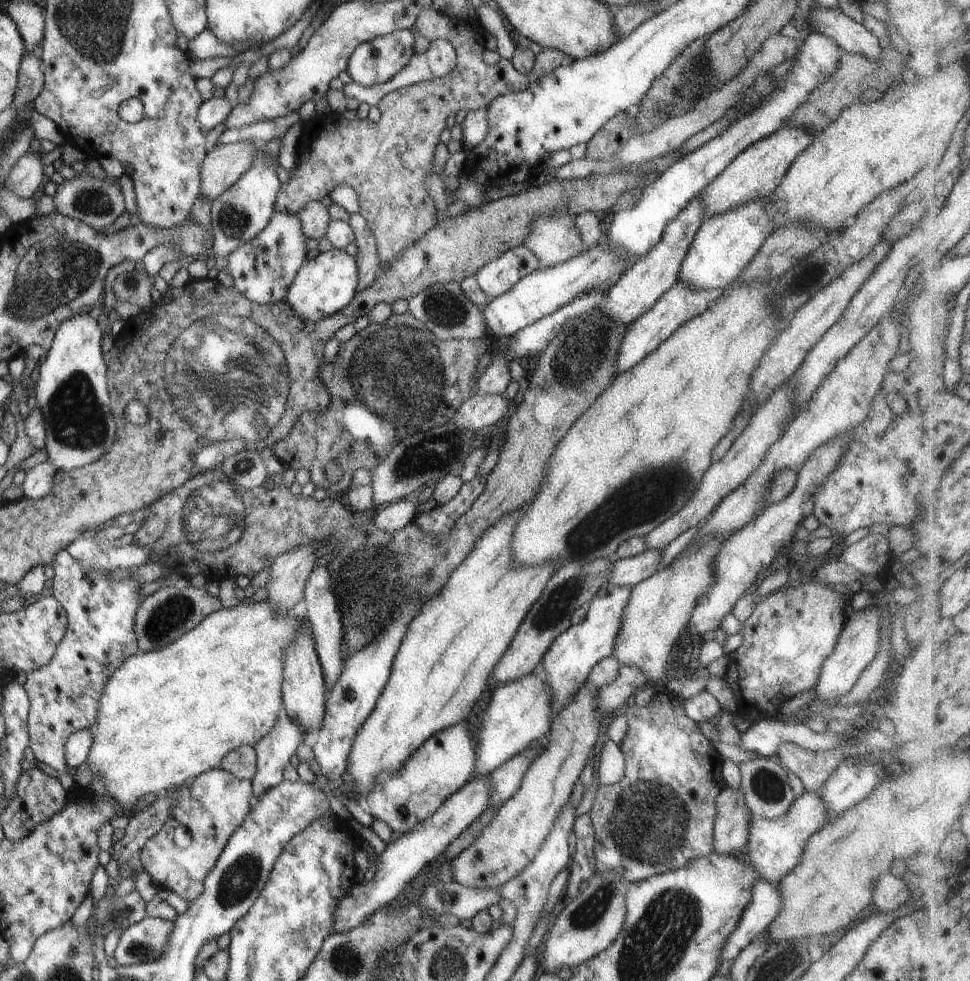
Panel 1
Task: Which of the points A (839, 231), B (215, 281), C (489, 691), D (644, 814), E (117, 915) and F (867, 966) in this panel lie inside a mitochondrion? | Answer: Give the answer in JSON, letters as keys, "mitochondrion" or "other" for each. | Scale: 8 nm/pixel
{"A":"other","B":"other","C":"other","D":"mitochondrion","E":"mitochondrion","F":"other"}

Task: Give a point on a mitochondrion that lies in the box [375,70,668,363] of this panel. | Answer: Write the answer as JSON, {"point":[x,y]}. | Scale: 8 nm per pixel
{"point":[443,310]}

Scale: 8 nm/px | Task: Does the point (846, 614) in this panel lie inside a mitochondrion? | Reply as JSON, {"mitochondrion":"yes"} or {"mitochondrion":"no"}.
{"mitochondrion":"no"}

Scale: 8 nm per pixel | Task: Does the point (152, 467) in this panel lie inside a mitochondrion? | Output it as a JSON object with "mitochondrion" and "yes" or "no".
{"mitochondrion":"no"}

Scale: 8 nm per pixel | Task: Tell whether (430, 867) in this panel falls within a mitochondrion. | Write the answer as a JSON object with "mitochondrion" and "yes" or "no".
{"mitochondrion":"no"}

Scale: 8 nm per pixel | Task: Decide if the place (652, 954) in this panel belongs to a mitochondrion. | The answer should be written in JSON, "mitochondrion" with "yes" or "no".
{"mitochondrion":"yes"}

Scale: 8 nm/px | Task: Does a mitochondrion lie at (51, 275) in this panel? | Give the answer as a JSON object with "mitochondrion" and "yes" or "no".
{"mitochondrion":"yes"}

